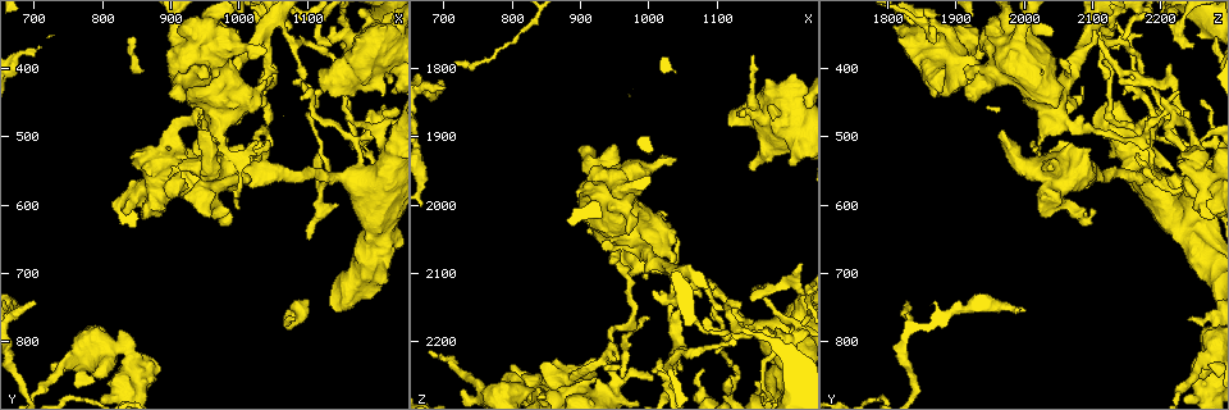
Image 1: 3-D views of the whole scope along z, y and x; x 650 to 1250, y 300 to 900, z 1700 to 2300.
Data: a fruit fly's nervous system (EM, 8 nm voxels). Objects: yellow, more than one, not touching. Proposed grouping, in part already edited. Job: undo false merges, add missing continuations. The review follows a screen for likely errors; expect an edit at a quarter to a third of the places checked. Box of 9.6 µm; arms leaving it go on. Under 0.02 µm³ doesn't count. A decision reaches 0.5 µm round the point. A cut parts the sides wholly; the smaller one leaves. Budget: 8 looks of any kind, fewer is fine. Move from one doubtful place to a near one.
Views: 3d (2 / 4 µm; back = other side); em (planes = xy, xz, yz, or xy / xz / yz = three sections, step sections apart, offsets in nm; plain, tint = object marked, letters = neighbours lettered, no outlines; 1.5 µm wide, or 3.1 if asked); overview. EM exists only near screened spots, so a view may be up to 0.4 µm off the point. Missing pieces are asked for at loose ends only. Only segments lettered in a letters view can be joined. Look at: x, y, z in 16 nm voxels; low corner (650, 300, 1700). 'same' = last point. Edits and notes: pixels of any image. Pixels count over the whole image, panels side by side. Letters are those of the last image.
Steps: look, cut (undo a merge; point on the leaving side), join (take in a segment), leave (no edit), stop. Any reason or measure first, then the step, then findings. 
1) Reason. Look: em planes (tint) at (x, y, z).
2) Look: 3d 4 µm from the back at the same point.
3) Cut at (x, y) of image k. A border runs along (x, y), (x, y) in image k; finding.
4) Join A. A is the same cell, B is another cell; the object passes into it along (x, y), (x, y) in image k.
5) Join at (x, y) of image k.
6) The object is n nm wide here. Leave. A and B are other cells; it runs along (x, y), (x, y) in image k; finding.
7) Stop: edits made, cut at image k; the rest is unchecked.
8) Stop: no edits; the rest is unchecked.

Abrupt turn. Look: em planes (letters) at (895, 500, 2245).

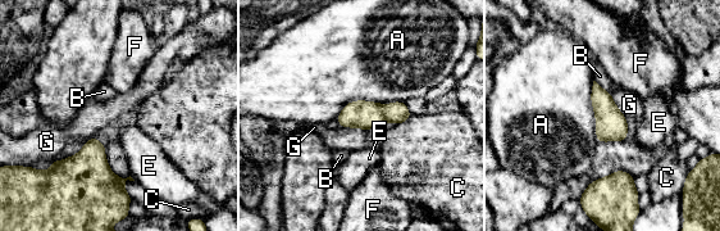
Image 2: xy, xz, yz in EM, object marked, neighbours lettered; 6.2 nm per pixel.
Leave. A, B, C, E, F and G are other cells; a border runs along (404, 100), (350, 100), (336, 117) in image 2; one cell here.

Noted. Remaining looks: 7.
End of a long branch. Look: em xz step 8 (tint) at (1000, 520, 2165).

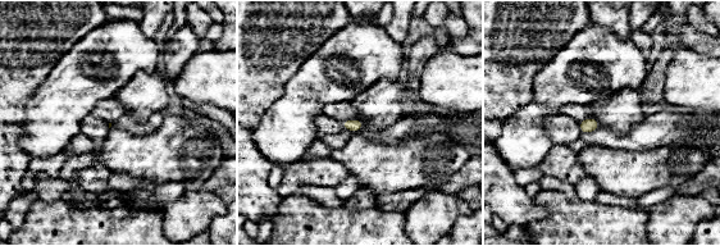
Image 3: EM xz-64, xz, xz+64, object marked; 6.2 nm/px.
Look: em planes (letters) at the same point.

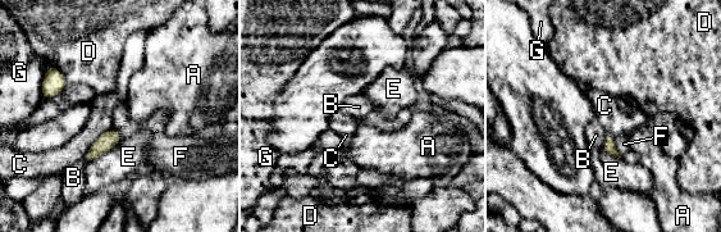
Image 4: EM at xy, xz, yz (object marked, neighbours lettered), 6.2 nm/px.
Leave. A, B, C, D, E, F and G are other cells; a border runs along (607, 133), (601, 148) in image 4; no lettered segment goes on from it.

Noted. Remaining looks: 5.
Free end. Look: 3d 2 µm at (695, 745, 1830).

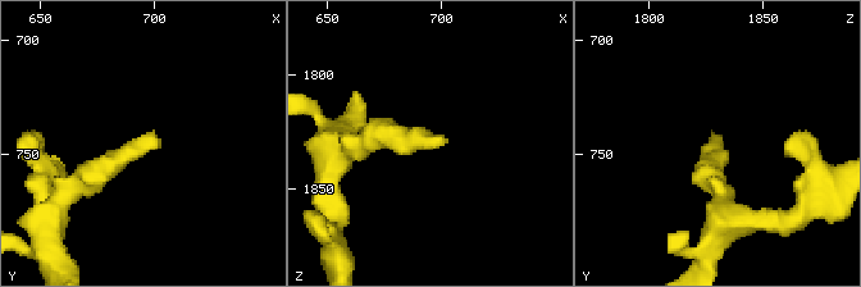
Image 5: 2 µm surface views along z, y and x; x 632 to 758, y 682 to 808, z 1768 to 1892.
Look: em 3.1 µm planes (tint) at (699, 740, 1827).

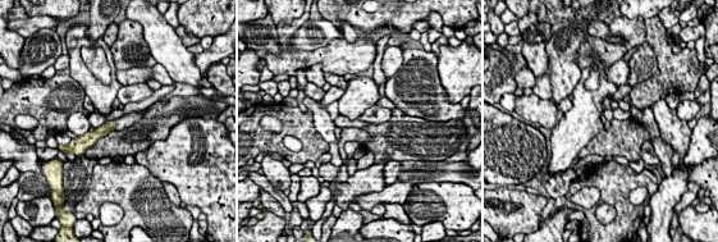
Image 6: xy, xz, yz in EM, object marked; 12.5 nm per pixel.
What lies round it. Look: em 3.1 µm planes (letters) at the same point.

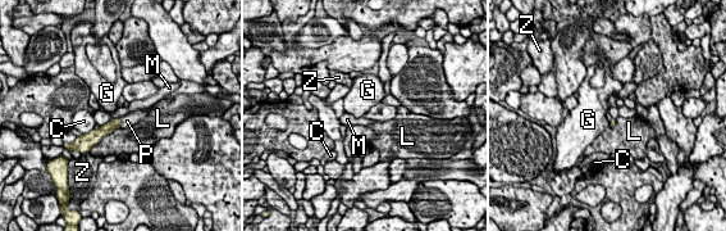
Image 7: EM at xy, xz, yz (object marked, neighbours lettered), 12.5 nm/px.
Join P. P is the same cell, C, G, L, M and Z are other cells; the object passes into it along (106, 128), (120, 122), (129, 119) in image 7; it goes on there.

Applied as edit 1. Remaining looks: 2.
Stop: edits made, join at image 7; the rest is unchecked.

